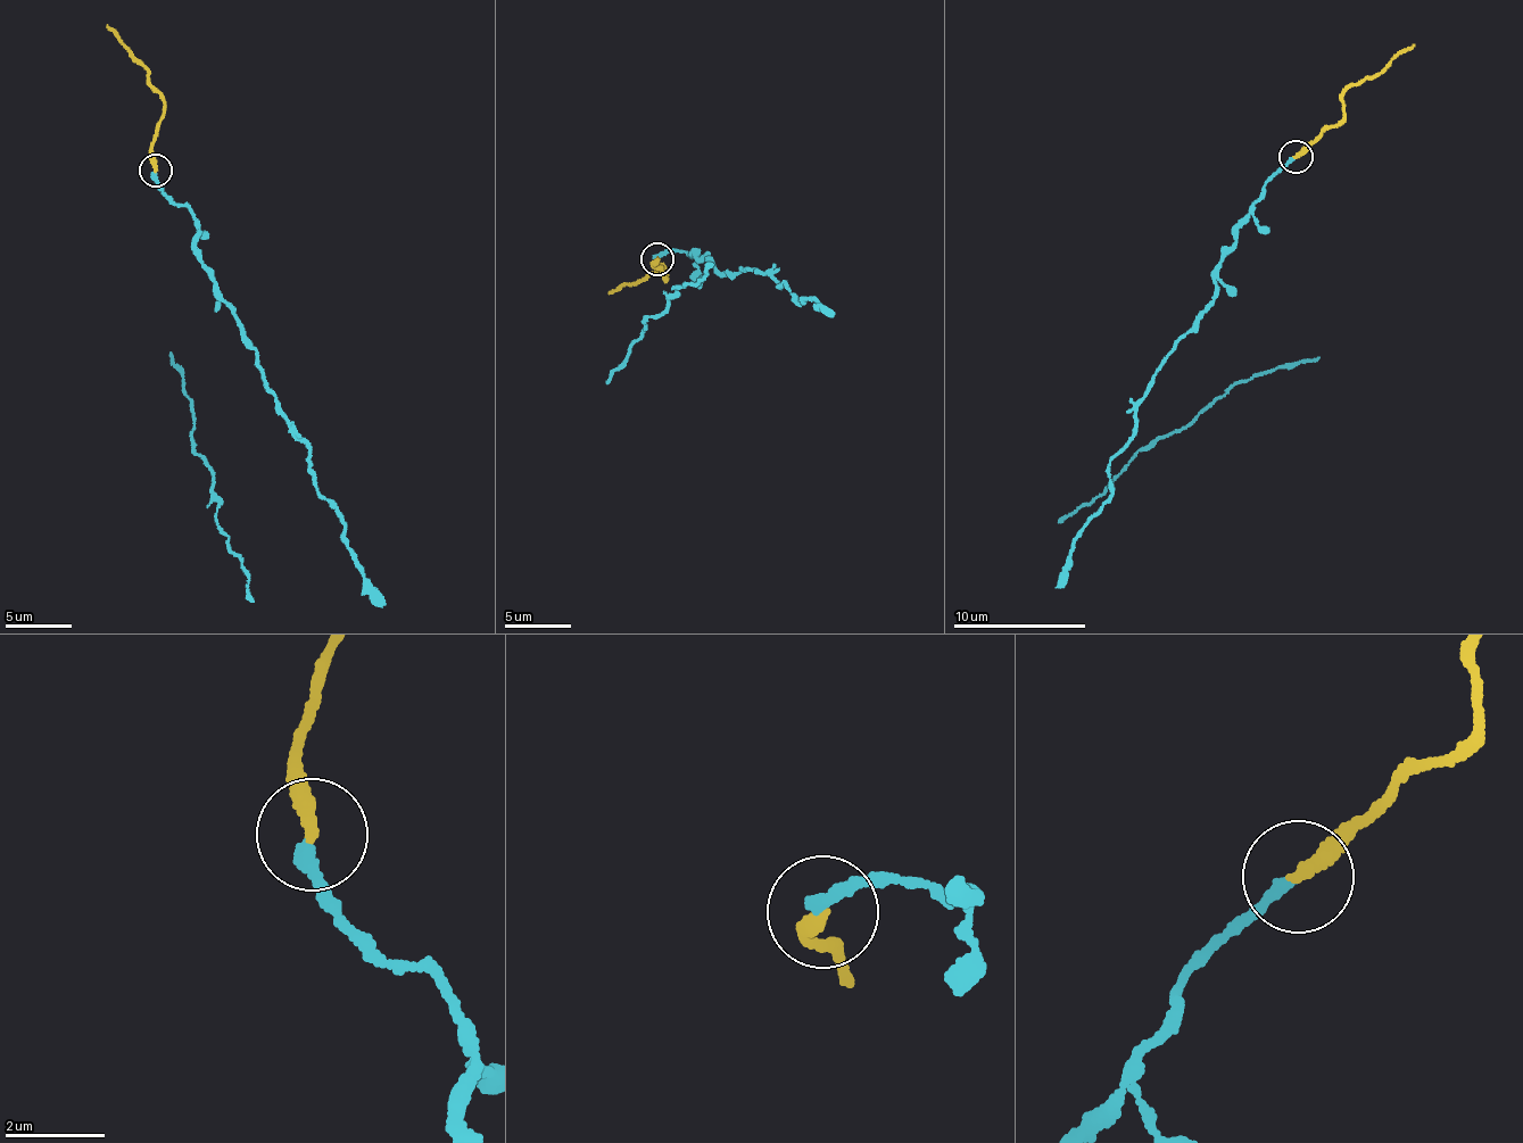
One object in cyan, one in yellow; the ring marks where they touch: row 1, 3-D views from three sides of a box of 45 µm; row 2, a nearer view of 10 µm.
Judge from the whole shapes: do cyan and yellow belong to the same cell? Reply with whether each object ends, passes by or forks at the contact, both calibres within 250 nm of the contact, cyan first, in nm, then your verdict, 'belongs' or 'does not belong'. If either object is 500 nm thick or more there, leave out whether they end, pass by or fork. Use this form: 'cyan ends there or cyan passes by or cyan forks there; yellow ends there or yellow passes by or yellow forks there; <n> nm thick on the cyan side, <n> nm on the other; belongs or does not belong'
cyan ends there; yellow ends there; 260 nm thick on the cyan side, 320 nm on the other; belongs

